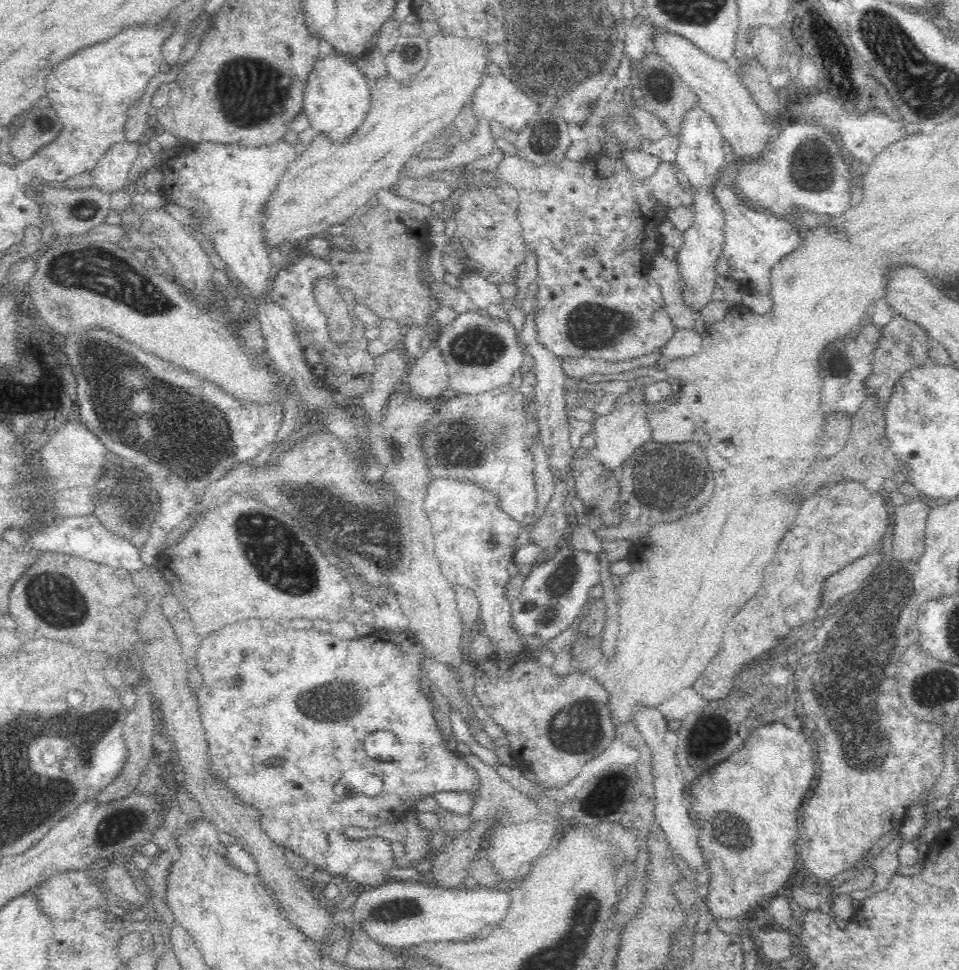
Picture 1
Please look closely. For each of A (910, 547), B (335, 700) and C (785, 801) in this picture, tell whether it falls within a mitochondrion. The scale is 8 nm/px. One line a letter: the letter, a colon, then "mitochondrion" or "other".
A: other
B: mitochondrion
C: other

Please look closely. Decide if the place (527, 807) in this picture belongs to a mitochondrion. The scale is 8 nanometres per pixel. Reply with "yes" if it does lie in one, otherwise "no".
no

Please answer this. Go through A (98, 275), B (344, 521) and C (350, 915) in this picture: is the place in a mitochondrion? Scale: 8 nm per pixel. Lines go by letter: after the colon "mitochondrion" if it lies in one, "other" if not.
A: mitochondrion
B: mitochondrion
C: other

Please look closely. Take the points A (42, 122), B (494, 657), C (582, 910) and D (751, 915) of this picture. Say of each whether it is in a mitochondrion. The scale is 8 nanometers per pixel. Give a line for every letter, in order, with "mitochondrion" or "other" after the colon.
A: other
B: other
C: mitochondrion
D: other

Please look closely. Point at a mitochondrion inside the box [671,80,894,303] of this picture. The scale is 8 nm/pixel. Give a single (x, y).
(810, 168)

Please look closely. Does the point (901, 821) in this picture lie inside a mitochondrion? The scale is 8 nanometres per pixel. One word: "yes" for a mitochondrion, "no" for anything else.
no

